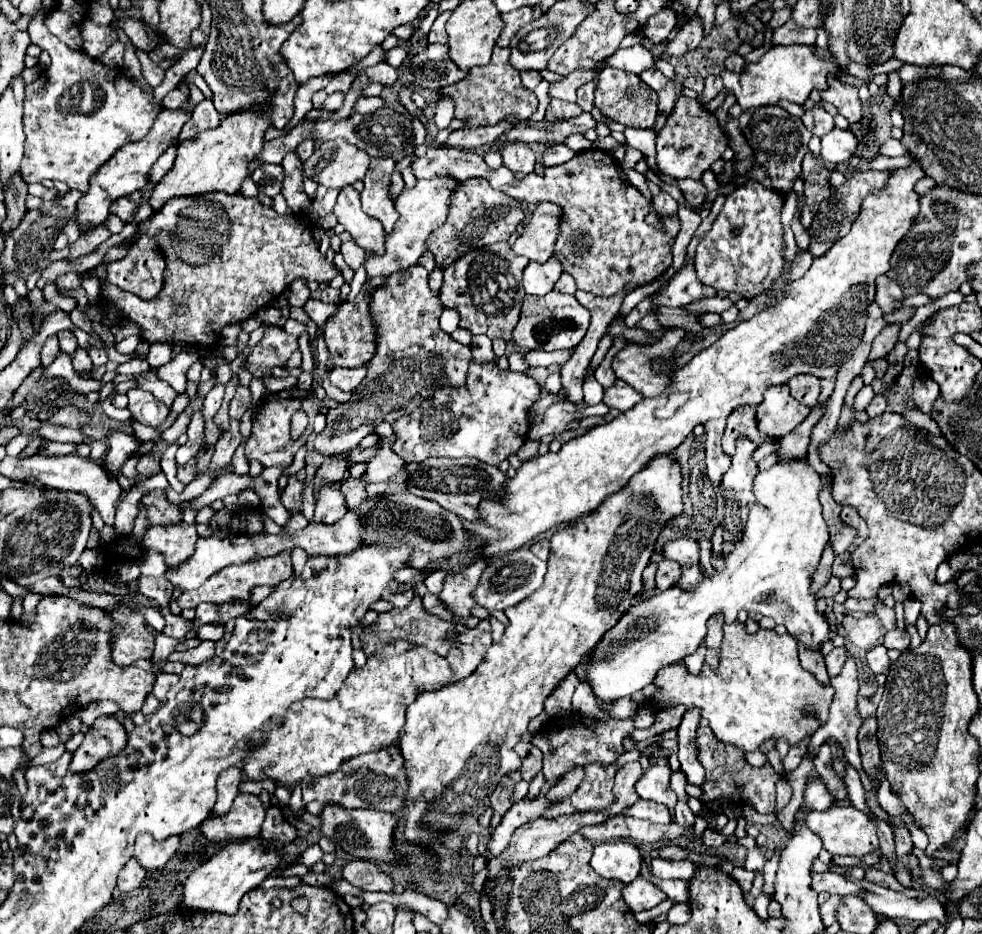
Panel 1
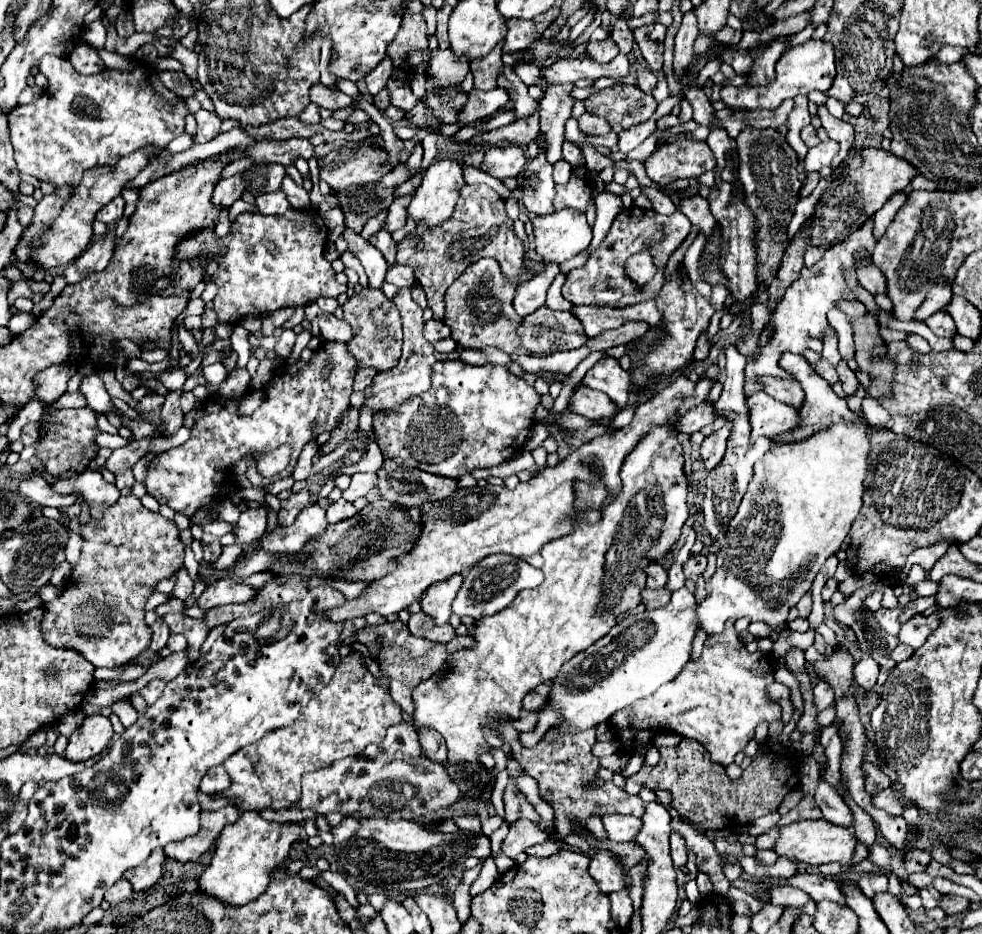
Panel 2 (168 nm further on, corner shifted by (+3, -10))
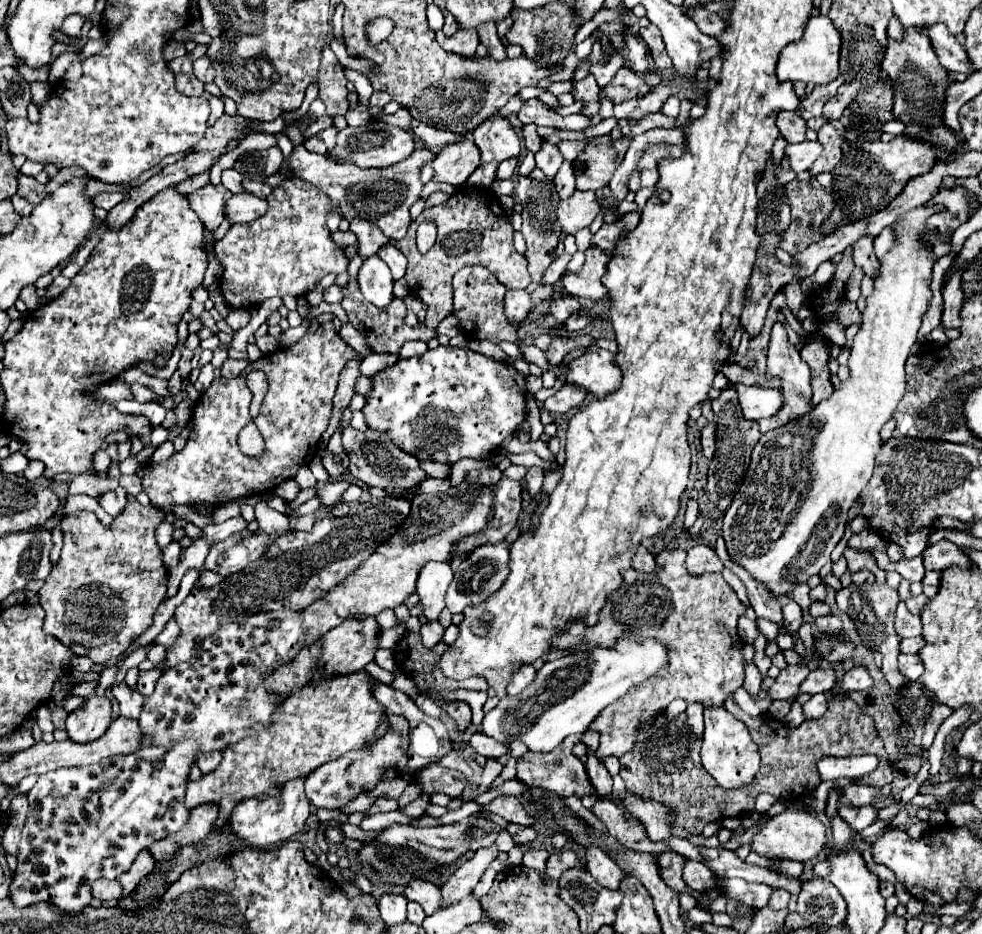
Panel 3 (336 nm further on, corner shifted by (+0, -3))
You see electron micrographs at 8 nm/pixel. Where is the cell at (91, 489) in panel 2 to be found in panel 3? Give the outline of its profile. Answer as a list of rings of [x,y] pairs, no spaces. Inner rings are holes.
[[[125,489],[107,491],[107,493],[101,495],[99,503],[101,503],[101,507],[103,507],[111,517],[117,517],[117,515],[125,509],[125,505],[127,505],[127,493],[125,493]]]

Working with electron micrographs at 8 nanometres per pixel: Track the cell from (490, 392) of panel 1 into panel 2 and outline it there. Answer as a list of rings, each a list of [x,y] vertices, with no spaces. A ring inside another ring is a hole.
[[[446,360],[446,362],[438,362],[438,366],[434,366],[434,386],[426,392],[426,394],[420,394],[418,398],[412,398],[410,402],[406,402],[406,406],[390,412],[390,414],[374,414],[374,432],[378,436],[378,446],[384,454],[384,458],[398,458],[402,464],[410,466],[410,468],[418,468],[418,470],[424,470],[424,472],[430,472],[430,474],[438,474],[438,476],[450,476],[450,478],[460,478],[464,474],[470,474],[472,470],[478,470],[478,468],[492,468],[492,466],[498,466],[510,458],[514,458],[522,448],[524,448],[524,442],[526,442],[526,436],[528,432],[532,430],[534,426],[534,412],[536,412],[536,406],[540,404],[540,394],[530,386],[526,384],[522,378],[514,376],[508,372],[508,368],[504,366],[494,366],[494,364],[486,364],[486,366],[472,366],[472,364],[466,364],[462,360]]]

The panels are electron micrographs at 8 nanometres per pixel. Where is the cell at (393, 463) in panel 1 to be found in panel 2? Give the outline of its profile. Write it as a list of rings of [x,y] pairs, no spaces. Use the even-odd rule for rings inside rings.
[[[354,474],[350,486],[344,490],[344,500],[354,502],[360,496],[366,496],[370,490],[378,486],[378,476],[376,474]]]

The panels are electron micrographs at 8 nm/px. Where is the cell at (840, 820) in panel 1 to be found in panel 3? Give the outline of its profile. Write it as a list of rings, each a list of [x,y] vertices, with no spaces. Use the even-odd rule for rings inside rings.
[[[787,809],[775,817],[771,817],[751,839],[751,851],[767,857],[767,859],[797,859],[807,861],[817,857],[827,843],[825,825],[811,813]]]

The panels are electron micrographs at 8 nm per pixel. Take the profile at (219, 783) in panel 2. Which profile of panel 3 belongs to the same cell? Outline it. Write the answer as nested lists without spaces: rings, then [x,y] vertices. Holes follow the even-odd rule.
[[[213,751],[213,753],[197,753],[197,767],[201,769],[201,773],[215,771],[219,763],[221,763],[221,753],[219,751]]]

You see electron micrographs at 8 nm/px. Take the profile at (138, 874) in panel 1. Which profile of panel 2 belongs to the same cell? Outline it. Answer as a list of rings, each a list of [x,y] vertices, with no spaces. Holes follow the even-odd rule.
[[[120,878],[120,880],[106,892],[106,900],[108,900],[110,904],[116,904],[116,902],[122,902],[122,900],[128,900],[132,894],[134,894],[134,888],[130,886],[130,882],[126,882],[126,878]]]

